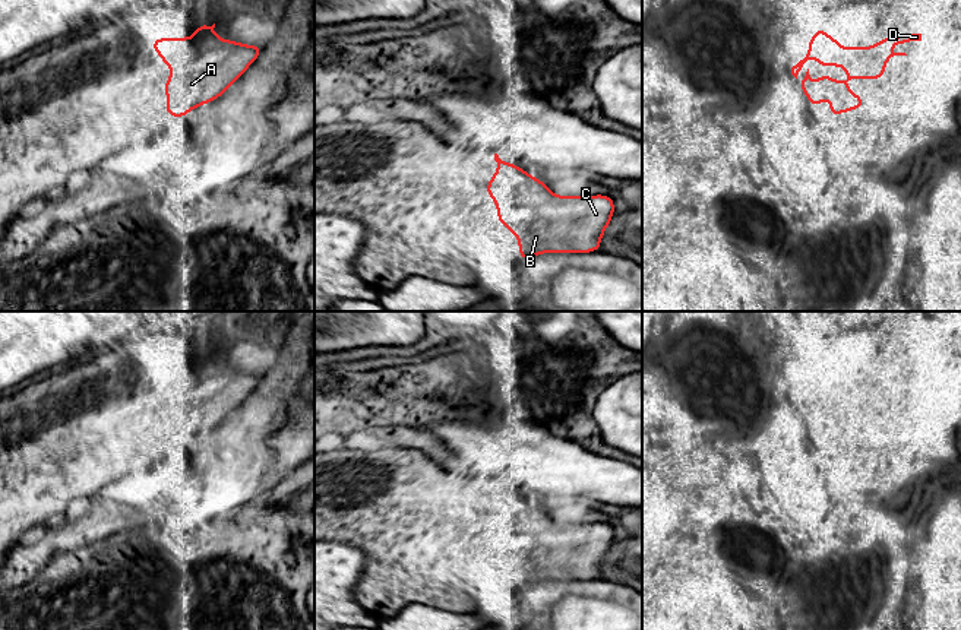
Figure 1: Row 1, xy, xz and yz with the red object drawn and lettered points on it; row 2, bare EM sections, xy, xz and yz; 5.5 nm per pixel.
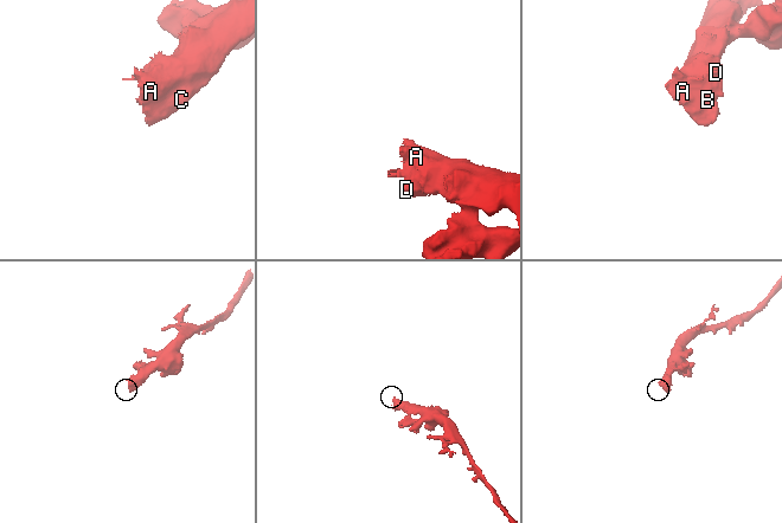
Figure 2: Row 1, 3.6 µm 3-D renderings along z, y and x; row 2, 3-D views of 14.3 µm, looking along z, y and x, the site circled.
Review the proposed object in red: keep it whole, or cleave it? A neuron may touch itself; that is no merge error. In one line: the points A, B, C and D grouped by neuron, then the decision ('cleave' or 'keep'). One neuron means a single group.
A B C D; keep

